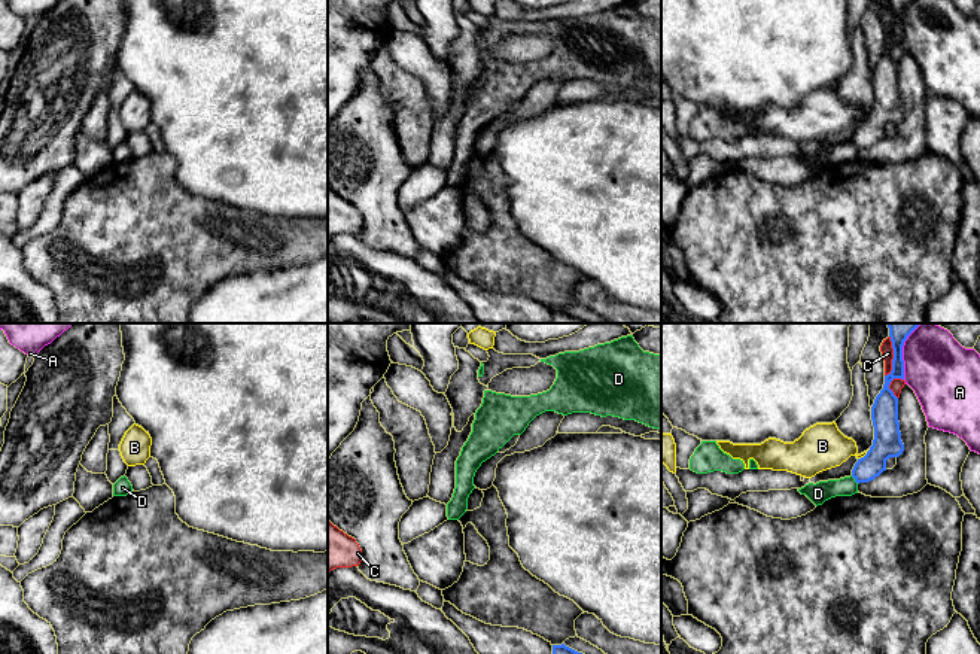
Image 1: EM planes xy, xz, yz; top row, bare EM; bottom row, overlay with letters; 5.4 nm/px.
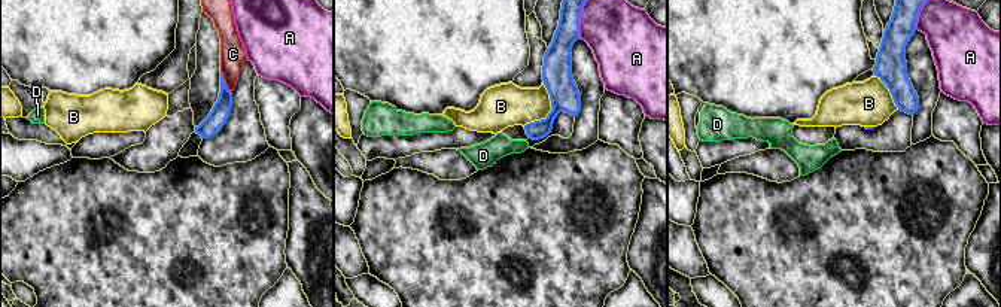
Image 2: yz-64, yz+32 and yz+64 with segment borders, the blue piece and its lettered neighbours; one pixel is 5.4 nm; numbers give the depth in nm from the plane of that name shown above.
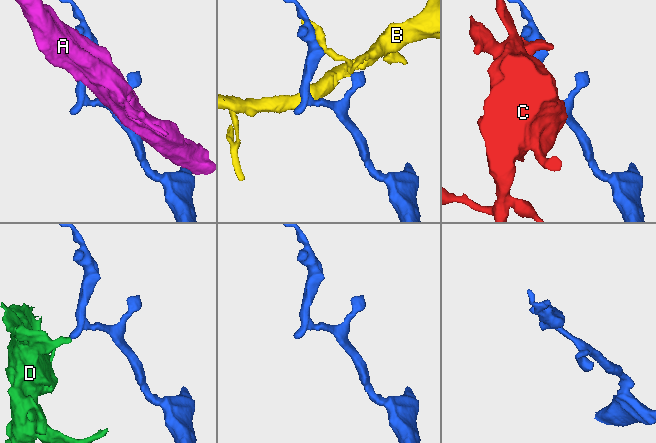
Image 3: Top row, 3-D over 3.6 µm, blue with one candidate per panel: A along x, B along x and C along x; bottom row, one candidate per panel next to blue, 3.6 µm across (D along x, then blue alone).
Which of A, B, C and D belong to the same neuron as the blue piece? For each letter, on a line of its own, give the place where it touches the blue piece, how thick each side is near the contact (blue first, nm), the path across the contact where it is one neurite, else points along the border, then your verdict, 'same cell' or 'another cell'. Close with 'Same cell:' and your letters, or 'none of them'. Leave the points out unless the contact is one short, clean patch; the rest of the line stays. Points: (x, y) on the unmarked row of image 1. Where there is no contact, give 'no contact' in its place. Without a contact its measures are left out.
A: contact yz (901, 23); calibres 100 and 360 nm; another cell
B: contact yz (866, 121); calibres 150 and 240 nm; another cell
C: contact yz (894, 23); calibres 110 and 70 nm; another cell
D: contact yz (855, 146); calibres 140 and 110 nm; border yz (851, 142), (858, 149); another cell
Same cell: none of them

